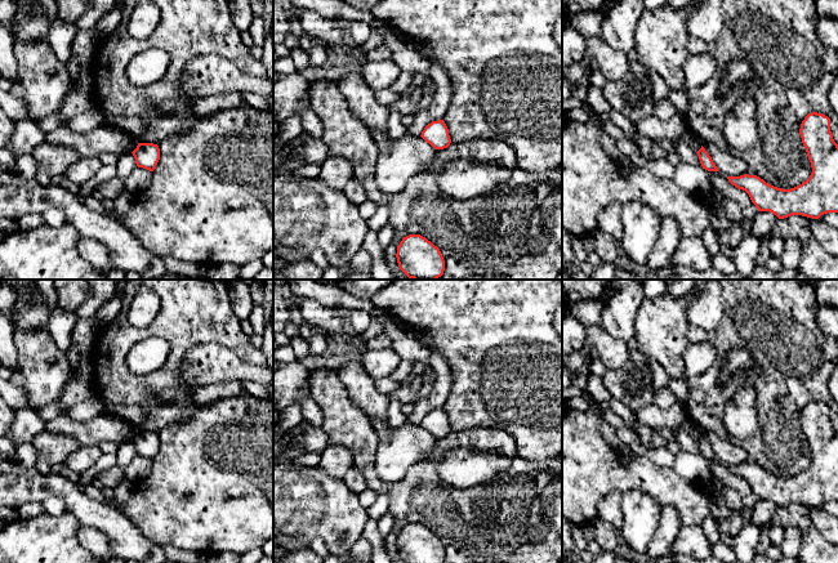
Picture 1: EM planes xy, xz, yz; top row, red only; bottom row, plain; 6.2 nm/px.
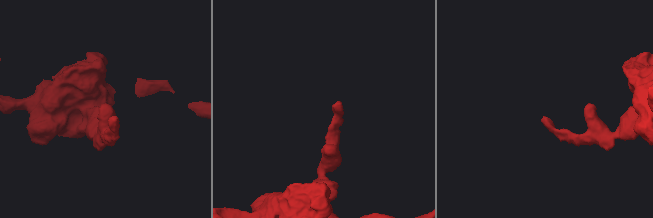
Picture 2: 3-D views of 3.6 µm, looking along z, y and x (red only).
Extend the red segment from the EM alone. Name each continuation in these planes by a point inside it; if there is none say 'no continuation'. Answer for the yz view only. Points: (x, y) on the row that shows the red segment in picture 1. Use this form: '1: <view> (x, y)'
no continuation

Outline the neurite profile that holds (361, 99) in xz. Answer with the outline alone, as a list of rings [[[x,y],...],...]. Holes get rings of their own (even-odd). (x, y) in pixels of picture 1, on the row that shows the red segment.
[[[349,73],[342,77],[338,88],[347,99],[349,111],[370,131],[388,133],[388,106],[376,100],[375,91],[367,86],[361,73]]]

